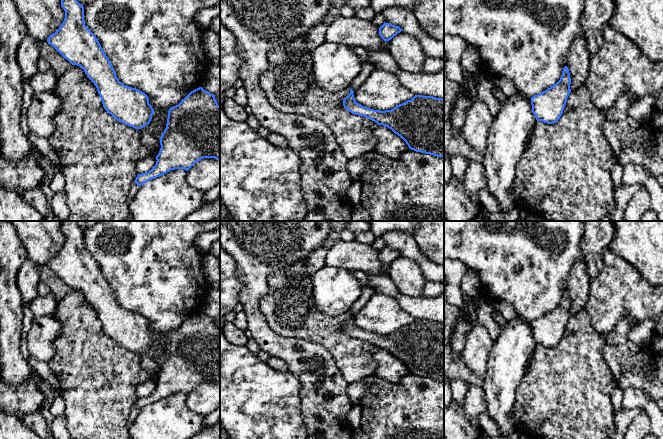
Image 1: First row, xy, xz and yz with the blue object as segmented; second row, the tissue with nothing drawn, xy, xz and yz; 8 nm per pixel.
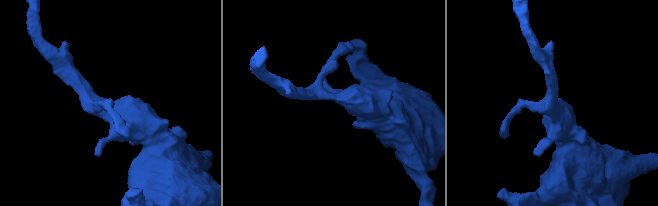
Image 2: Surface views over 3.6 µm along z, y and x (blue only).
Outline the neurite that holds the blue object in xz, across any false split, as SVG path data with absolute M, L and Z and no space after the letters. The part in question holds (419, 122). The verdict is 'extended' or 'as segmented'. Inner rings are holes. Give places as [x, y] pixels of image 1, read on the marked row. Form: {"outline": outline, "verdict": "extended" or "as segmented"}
{"outline": "M354 91L343 100L343 106L352 114L364 116L378 125L391 129L400 136L408 145L409 149L416 152L444 157L444 99L433 96L415 95L411 100L397 105L391 110L374 110L357 103Z", "verdict": "as segmented"}

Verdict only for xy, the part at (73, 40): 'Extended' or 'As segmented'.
As segmented

